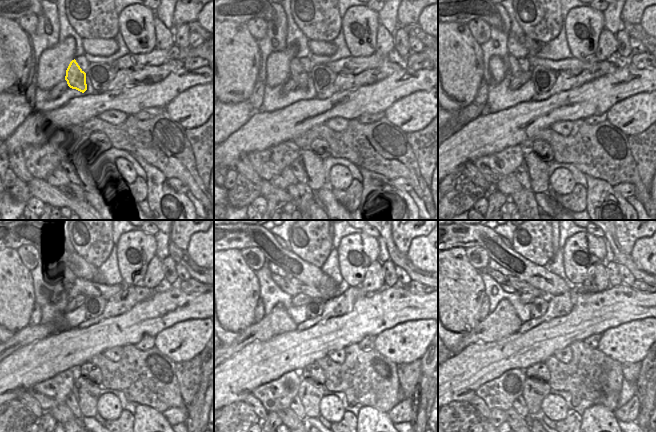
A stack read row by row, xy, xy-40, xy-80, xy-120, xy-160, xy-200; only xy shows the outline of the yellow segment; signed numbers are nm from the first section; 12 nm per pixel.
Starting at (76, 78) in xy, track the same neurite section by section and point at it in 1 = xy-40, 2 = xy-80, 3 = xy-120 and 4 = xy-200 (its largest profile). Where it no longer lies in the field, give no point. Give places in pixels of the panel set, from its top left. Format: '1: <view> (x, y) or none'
1: xy-40 (297, 72)
2: xy-80 (513, 63)
3: xy-120 (60, 283)
4: xy-200 (500, 278)

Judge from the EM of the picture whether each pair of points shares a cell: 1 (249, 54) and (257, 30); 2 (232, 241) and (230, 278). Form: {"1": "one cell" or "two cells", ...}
{"1": "two cells", "2": "two cells"}

